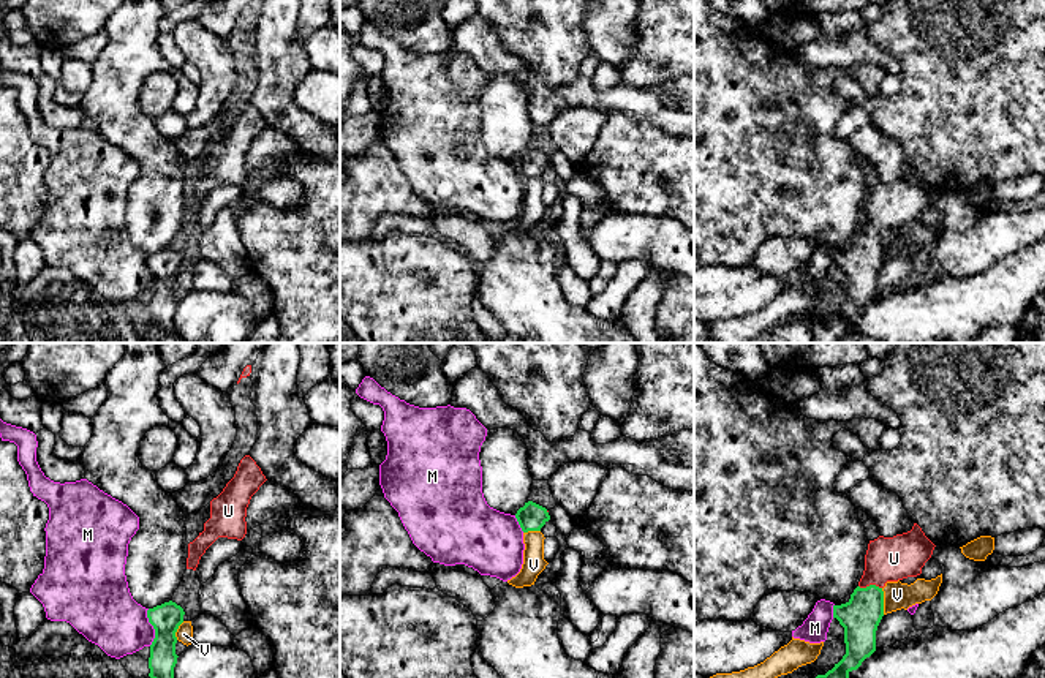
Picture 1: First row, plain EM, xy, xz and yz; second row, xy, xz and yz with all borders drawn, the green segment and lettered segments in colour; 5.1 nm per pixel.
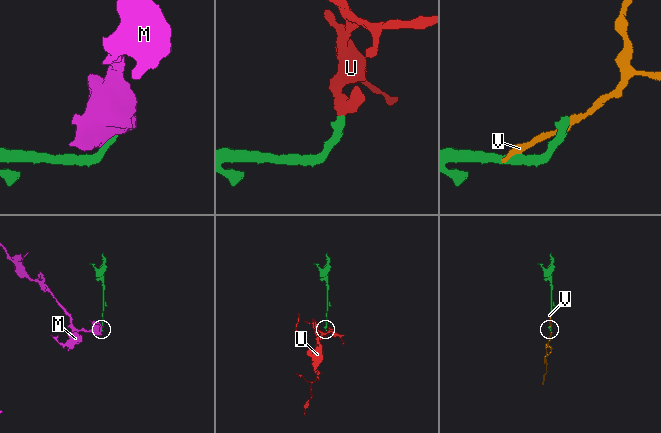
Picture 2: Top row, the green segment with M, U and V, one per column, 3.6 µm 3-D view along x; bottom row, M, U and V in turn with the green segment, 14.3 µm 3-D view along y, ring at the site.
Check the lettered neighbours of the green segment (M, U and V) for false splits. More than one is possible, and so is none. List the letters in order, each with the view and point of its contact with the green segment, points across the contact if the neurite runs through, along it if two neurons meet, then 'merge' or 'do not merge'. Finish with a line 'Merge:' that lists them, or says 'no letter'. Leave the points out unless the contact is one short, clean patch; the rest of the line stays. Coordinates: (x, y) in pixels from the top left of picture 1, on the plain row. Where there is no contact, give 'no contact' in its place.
M: meets green in xy at (154, 274); do not merge
U: meets green in yz at (870, 231); runs through yz (860, 263), (867, 250), (870, 231), (894, 204); merge
V: meets green in yz at (882, 247); do not merge
Merge: U

